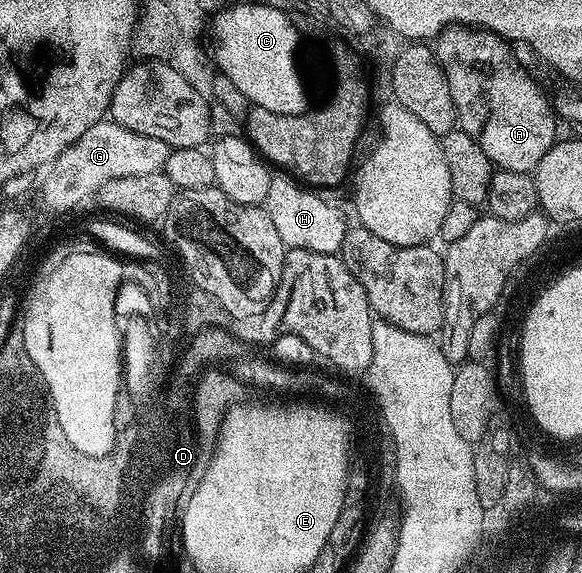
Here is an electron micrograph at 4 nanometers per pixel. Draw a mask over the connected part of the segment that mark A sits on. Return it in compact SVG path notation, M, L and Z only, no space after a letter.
M452 26L433 41L433 51L449 82L458 127L485 150L496 169L534 173L557 142L557 113L535 80L511 53L512 45L486 28Z

